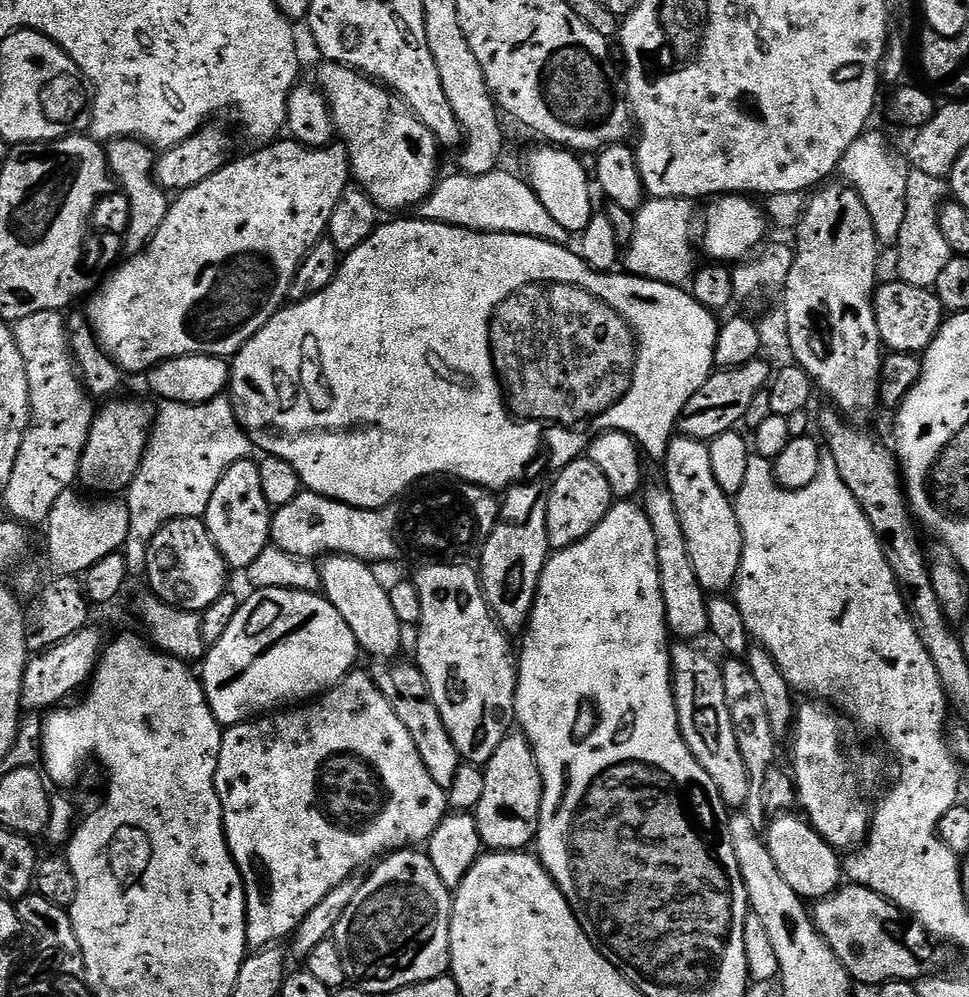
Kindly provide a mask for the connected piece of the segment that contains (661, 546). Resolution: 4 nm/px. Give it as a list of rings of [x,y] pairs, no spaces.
[[[663,483],[650,484],[643,489],[642,507],[646,518],[650,518],[650,530],[654,530],[654,542],[658,550],[660,589],[662,602],[666,606],[668,630],[677,641],[696,642],[699,641],[699,636],[709,635],[709,599],[706,597],[704,587],[698,582],[698,574],[694,574],[694,566],[690,562],[690,554],[686,546],[686,534],[682,534],[682,522],[678,518],[678,510],[674,506],[674,498],[670,490]]]

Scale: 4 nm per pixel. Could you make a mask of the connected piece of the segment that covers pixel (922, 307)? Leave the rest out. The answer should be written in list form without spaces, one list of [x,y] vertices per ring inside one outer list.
[[[893,279],[893,284],[881,283],[877,287],[872,305],[880,331],[880,343],[888,352],[922,354],[934,342],[938,330],[944,325],[946,309],[932,288],[919,288]]]

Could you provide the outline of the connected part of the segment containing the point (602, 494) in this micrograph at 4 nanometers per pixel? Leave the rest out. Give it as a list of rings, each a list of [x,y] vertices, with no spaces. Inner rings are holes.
[[[581,458],[570,462],[565,468],[555,473],[556,481],[551,481],[548,490],[548,509],[546,510],[546,530],[548,531],[549,549],[559,550],[574,546],[586,538],[606,518],[611,510],[614,497],[606,474],[594,466],[594,462]]]

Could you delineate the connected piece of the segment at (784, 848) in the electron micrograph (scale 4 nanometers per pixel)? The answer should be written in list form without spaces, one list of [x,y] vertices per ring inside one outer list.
[[[780,814],[767,825],[766,843],[778,874],[805,901],[815,902],[835,892],[842,884],[842,856],[821,838],[807,819],[796,814]]]

